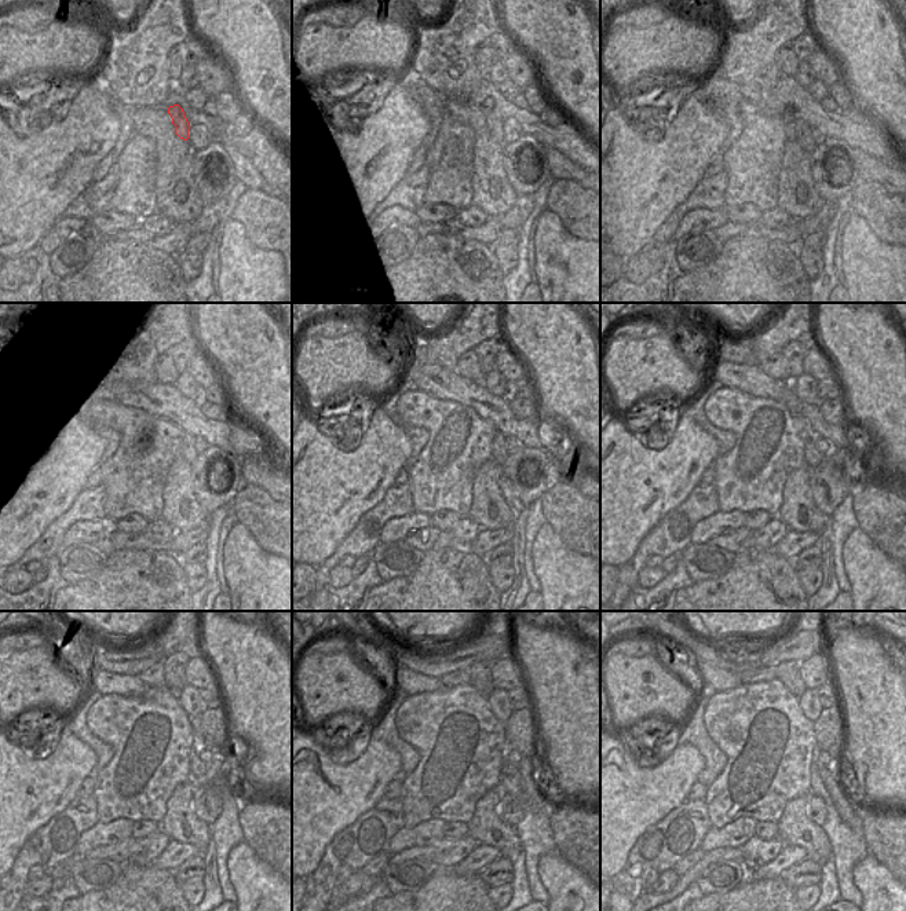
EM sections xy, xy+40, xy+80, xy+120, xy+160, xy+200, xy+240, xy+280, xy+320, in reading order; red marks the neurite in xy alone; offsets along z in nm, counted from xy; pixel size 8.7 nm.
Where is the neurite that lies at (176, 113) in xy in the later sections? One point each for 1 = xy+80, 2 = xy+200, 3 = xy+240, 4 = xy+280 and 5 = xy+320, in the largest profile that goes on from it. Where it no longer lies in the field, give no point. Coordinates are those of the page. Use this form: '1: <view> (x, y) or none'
1: xy+80 (803, 131)
2: xy+200 (813, 457)
3: xy+240 (197, 768)
4: xy+280 (508, 769)
5: xy+320 (847, 811)

